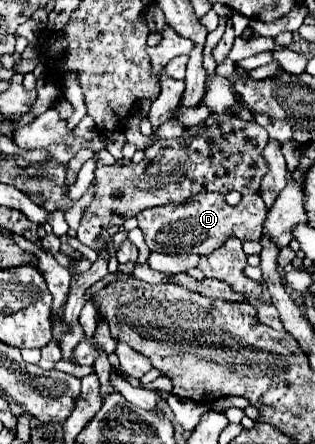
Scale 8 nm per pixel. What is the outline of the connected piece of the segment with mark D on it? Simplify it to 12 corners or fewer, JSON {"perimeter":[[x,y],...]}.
{"perimeter":[[220,193],[136,215],[150,251],[210,255],[228,237],[258,241],[258,193]]}

